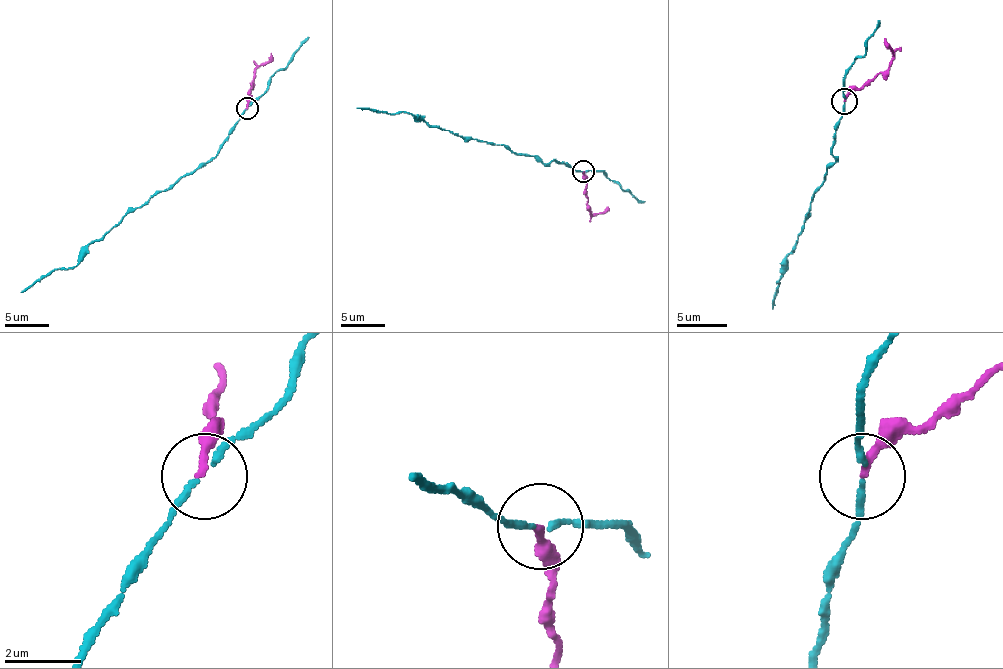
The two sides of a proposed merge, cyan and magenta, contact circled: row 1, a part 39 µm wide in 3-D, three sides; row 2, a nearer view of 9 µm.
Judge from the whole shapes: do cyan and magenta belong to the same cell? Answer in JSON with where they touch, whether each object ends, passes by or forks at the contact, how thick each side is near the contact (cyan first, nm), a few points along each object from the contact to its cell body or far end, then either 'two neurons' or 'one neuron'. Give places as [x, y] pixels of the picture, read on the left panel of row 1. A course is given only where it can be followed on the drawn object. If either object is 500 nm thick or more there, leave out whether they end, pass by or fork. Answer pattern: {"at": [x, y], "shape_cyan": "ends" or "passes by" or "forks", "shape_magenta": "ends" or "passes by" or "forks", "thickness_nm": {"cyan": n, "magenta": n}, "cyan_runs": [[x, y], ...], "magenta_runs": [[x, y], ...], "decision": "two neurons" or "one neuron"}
{"at": [247, 108], "shape_cyan": "passes by", "shape_magenta": "ends", "thickness_nm": {"cyan": 130, "magenta": 190}, "cyan_runs": [[246, 109], [221, 149], [208, 162], [134, 207], [94, 240], [83, 258], [70, 269], [52, 269], [21, 291]], "magenta_runs": [[248, 109], [250, 82], [255, 71], [266, 62], [270, 53]], "decision": "two neurons"}

